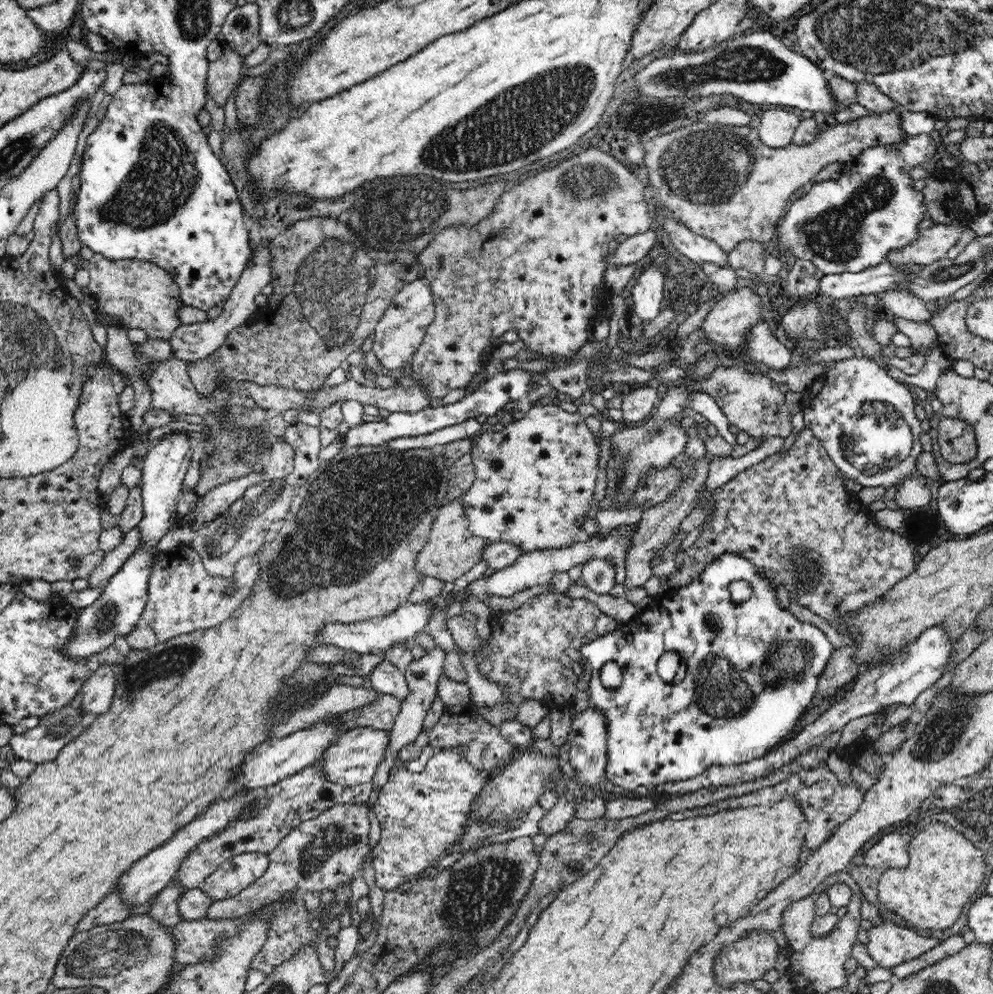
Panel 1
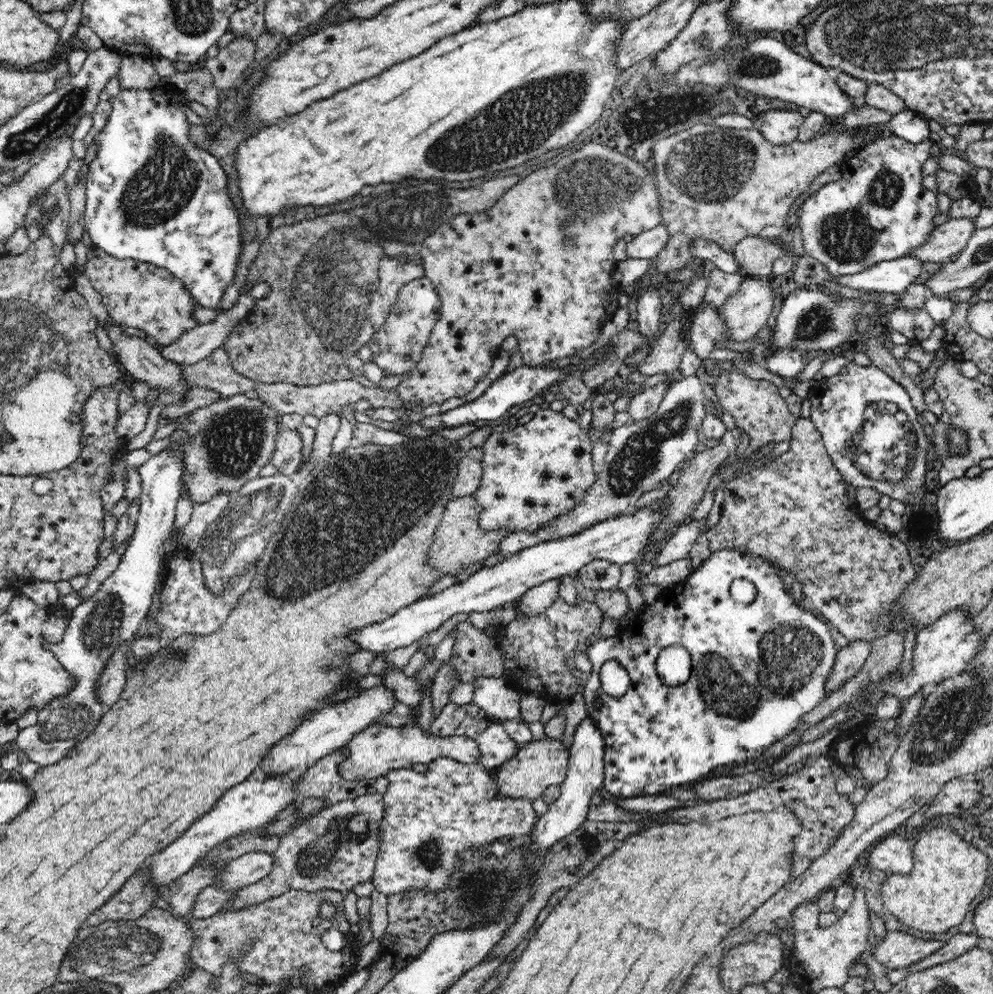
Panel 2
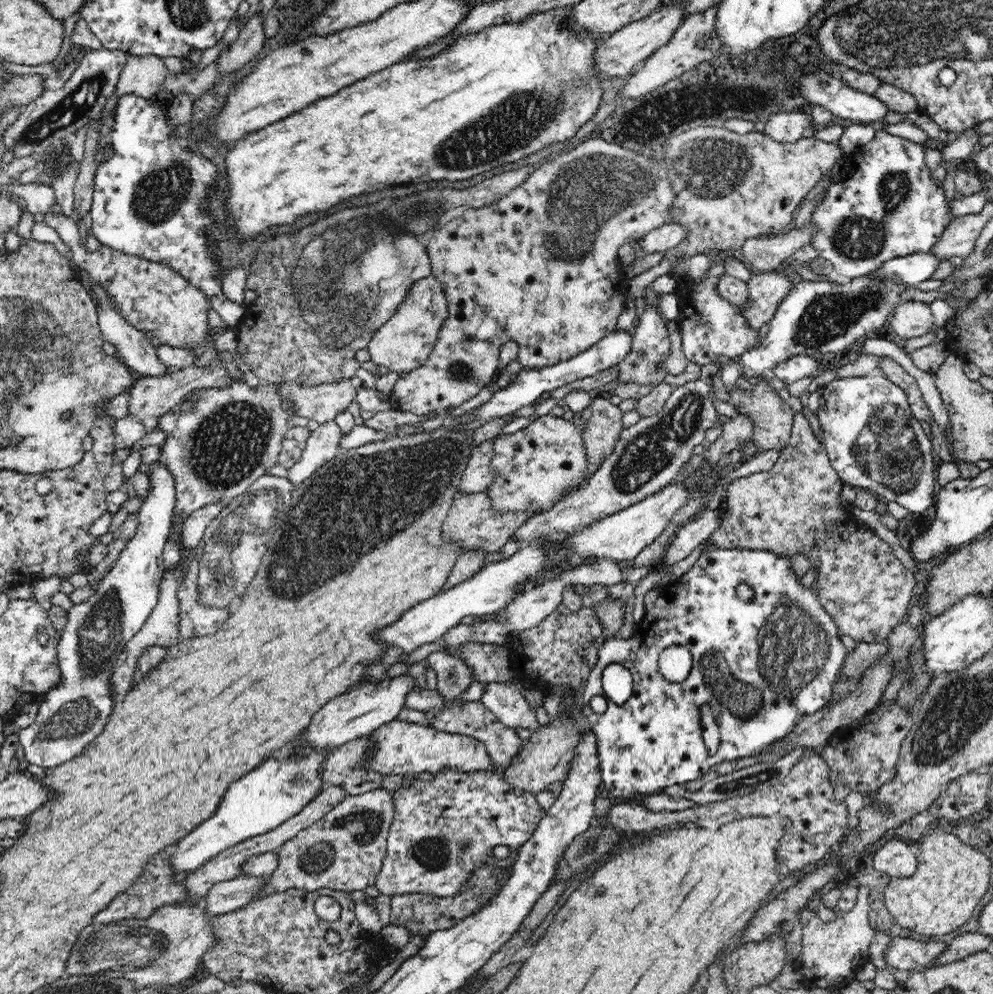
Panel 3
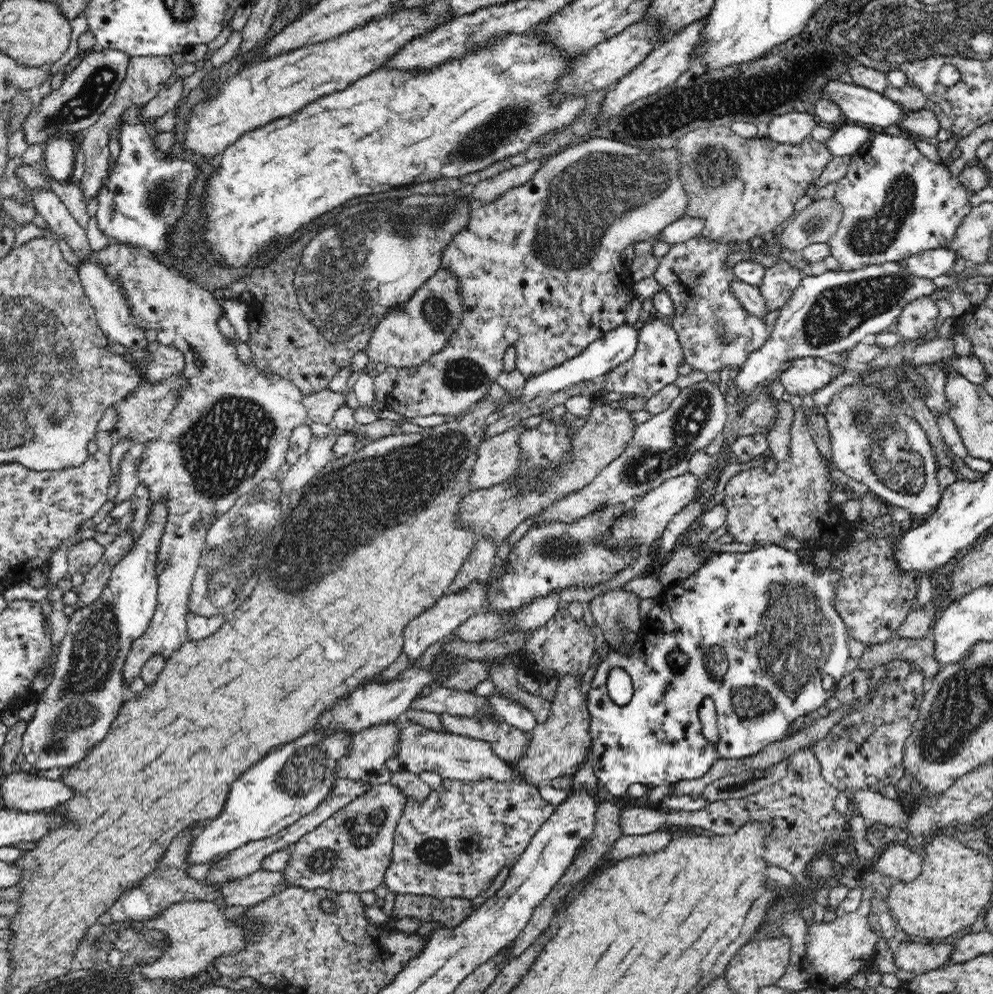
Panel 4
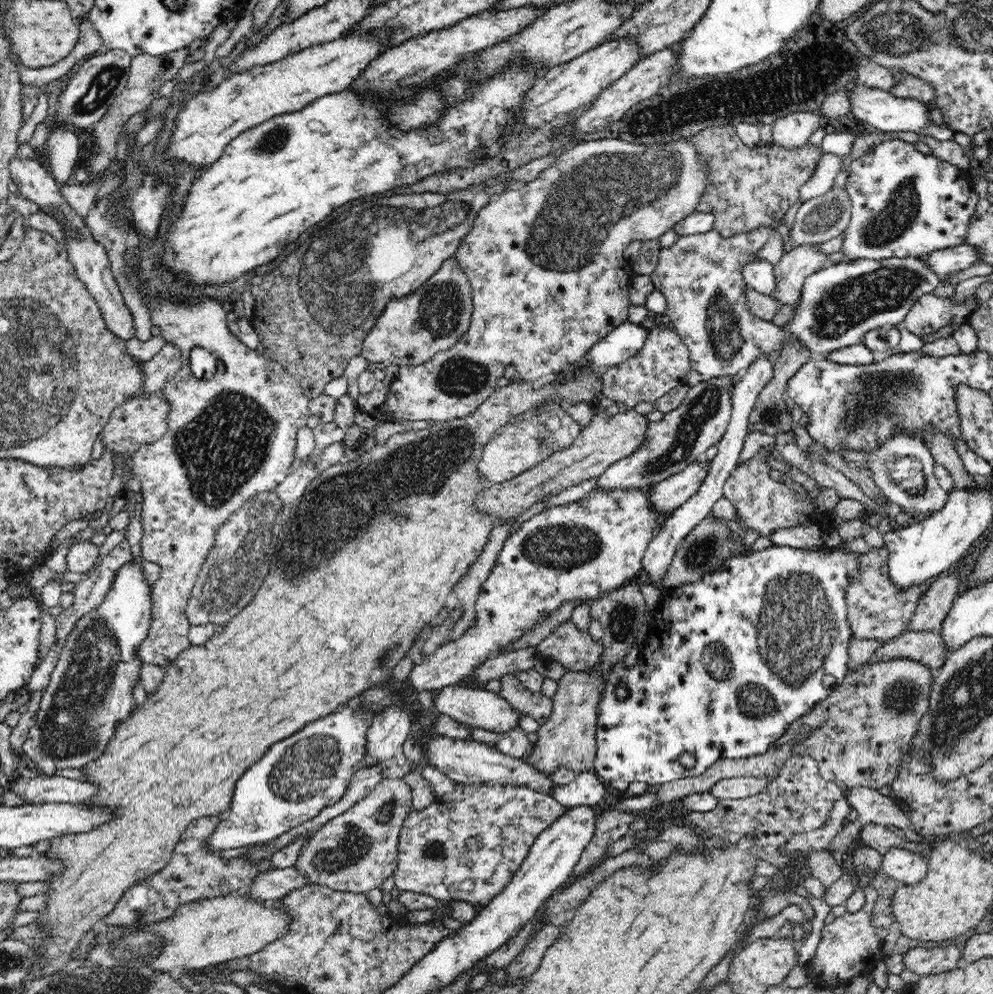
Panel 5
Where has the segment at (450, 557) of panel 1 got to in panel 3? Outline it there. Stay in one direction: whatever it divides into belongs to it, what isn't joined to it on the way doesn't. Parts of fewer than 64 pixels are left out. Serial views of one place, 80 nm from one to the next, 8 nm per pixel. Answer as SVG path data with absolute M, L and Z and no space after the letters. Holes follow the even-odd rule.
M487 490L462 494L452 503L451 509L446 515L443 524L443 538L457 542L464 551L470 550L470 548L481 548L488 553L496 552L515 535L516 529L534 514L538 514L538 512L535 510L516 510L516 512L493 510L493 502L491 502Z

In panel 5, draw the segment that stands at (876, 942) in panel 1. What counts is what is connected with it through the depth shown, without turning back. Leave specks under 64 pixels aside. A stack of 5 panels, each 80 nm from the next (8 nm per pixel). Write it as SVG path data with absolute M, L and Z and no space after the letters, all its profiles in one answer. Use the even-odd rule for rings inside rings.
M956 946L948 948L912 948L904 955L905 968L921 977L951 971L963 965L963 952Z

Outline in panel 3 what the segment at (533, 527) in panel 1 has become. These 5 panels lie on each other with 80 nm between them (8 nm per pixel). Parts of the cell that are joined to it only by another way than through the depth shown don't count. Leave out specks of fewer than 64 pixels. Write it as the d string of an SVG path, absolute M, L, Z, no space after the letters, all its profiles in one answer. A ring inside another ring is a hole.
M550 413L537 417L516 434L496 437L496 452L491 465L497 471L497 477L487 488L493 510L535 510L540 513L567 496L568 490L572 490L586 474L586 452L581 432L572 421Z

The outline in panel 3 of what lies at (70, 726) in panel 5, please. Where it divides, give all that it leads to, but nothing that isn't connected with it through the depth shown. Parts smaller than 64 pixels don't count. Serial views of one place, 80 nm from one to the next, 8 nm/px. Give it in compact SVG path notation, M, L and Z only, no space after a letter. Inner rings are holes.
M158 463L149 465L141 464L141 472L149 474L151 490L145 501L141 503L138 514L138 526L132 540L122 550L114 566L108 571L108 576L100 582L95 593L67 612L68 622L63 633L59 636L57 646L57 663L60 669L60 682L48 690L39 700L38 713L32 724L23 729L18 729L19 746L25 752L25 760L30 764L51 769L64 764L84 752L84 749L104 730L117 700L113 697L113 684L111 684L112 672L119 656L129 640L144 626L156 606L159 595L159 585L165 574L162 554L164 544L168 539L168 532L172 525L172 512L176 500L174 490L174 477L172 473Z

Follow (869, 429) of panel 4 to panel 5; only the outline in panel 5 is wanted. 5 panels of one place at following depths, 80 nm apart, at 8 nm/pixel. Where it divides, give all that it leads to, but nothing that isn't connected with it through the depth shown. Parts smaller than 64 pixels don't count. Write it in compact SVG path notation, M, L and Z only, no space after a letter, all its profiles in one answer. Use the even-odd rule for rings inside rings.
M902 434L888 444L882 445L875 454L872 453L871 455L862 453L862 451L846 451L843 458L854 467L869 460L867 462L867 466L869 466L868 476L874 480L876 486L880 486L880 490L884 492L887 499L911 515L925 514L928 516L934 514L948 500L949 493L939 485L935 477L934 466L936 462L933 454L915 436L908 438L907 434Z

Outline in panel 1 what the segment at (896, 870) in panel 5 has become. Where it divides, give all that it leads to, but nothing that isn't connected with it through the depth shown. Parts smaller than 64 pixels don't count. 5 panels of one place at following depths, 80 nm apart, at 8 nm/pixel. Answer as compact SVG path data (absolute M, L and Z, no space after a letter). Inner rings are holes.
M898 833L882 835L882 838L866 852L863 864L883 871L890 868L904 870L910 866L908 842L909 838Z

